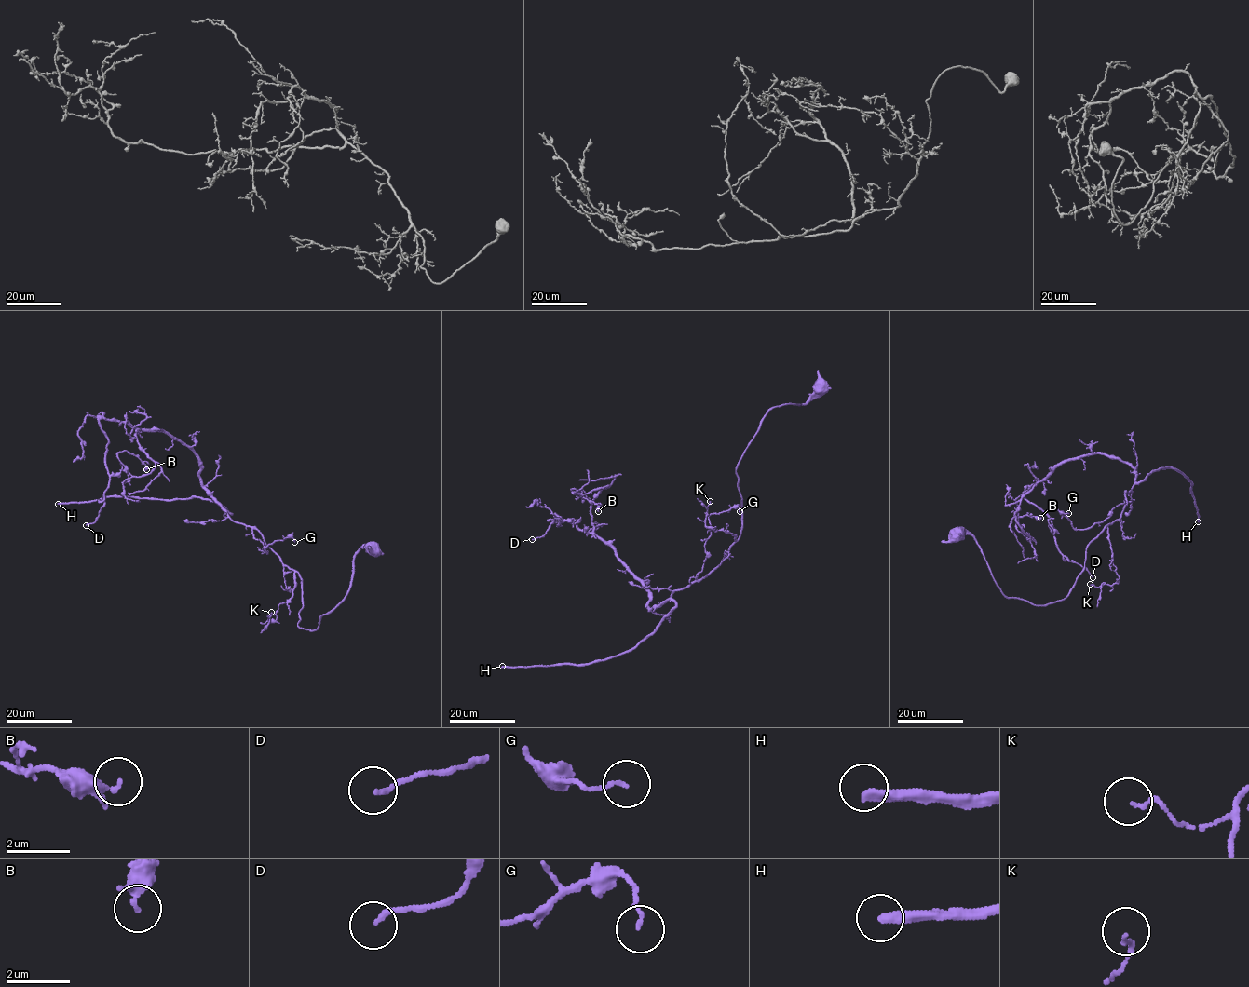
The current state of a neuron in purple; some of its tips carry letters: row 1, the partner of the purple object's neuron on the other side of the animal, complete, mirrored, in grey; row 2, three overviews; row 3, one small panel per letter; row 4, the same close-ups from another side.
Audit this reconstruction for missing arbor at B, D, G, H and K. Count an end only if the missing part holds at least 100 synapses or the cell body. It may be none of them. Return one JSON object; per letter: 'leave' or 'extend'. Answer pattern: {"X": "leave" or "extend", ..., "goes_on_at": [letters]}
{"B": "leave", "D": "leave", "G": "leave", "H": "extend", "K": "leave", "goes_on_at": ["H"]}

